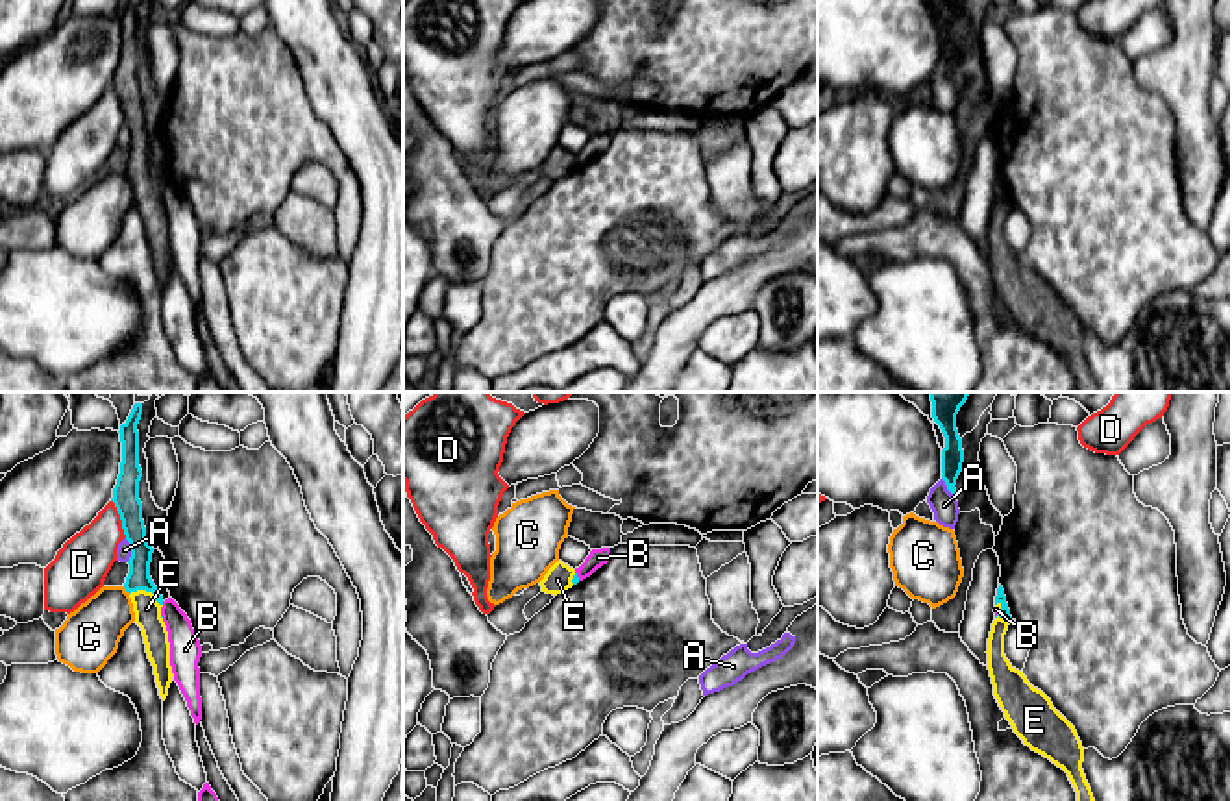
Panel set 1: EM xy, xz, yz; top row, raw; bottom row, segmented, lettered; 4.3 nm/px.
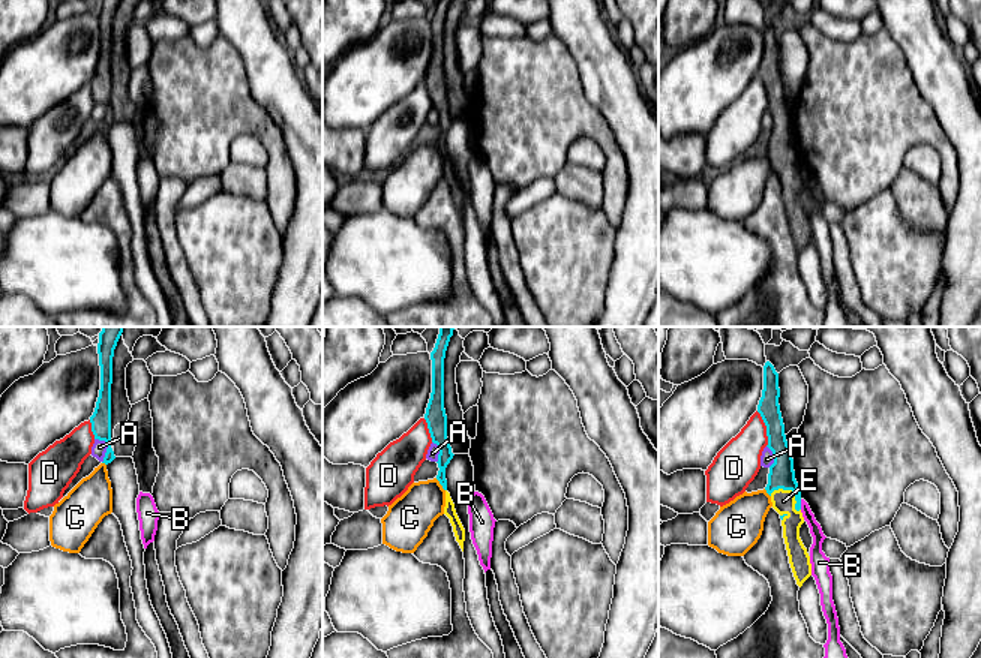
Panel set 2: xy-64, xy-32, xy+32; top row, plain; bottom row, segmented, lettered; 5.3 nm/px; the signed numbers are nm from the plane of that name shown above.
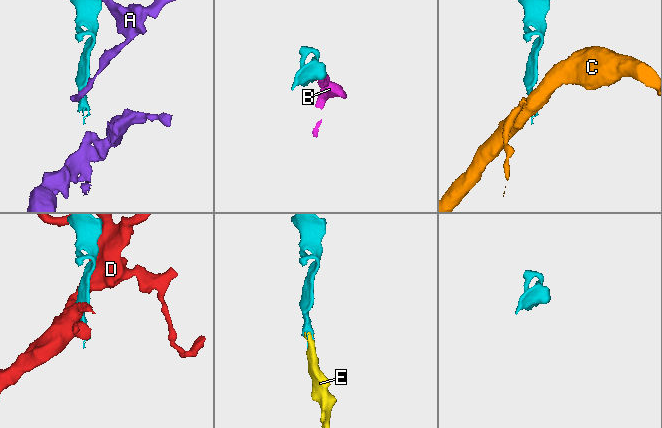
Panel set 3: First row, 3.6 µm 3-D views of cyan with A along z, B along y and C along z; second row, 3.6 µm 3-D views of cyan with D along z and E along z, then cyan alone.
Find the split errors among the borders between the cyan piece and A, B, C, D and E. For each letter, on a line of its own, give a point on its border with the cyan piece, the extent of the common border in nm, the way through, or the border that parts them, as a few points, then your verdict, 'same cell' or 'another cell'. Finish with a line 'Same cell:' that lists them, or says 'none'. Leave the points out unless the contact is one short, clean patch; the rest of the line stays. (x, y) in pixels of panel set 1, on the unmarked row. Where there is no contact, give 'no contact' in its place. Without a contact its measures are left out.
A: contact xy (132, 135); length 110 nm; another cell
B: contact xz (576, 161); length 40 nm; border xz (576, 158), (579, 165); another cell
C: contact xy (126, 174); length 50 nm; border xy (123, 172), (130, 178); another cell
D: contact xy (121, 104); length 180 nm; border xy (111, 86), (126, 123); another cell
E: contact xy (147, 176); length 160 nm; way xy (139, 163), (147, 176), (147, 195); same cell
Same cell: E

